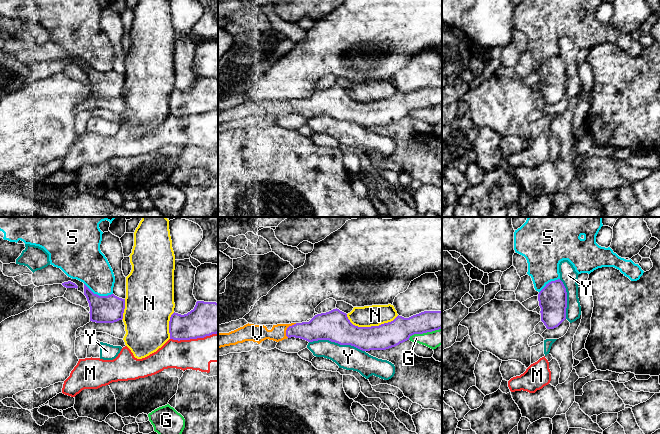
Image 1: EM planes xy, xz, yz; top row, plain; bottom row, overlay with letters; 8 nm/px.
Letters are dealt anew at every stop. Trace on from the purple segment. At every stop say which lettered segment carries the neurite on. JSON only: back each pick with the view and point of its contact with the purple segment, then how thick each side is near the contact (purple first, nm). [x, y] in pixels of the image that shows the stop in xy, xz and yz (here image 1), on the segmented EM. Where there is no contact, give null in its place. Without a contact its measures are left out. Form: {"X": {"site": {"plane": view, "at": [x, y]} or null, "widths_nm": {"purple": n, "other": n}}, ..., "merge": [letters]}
{"V": {"site": {"plane": "xz", "at": [287, 328]}, "widths_nm": {"purple": 190, "other": 140}}, "merge": ["V"]}

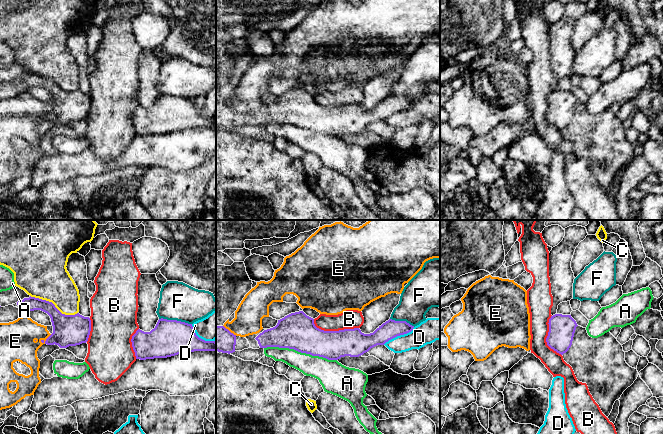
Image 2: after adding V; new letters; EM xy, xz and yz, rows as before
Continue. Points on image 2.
{"merge": []}

